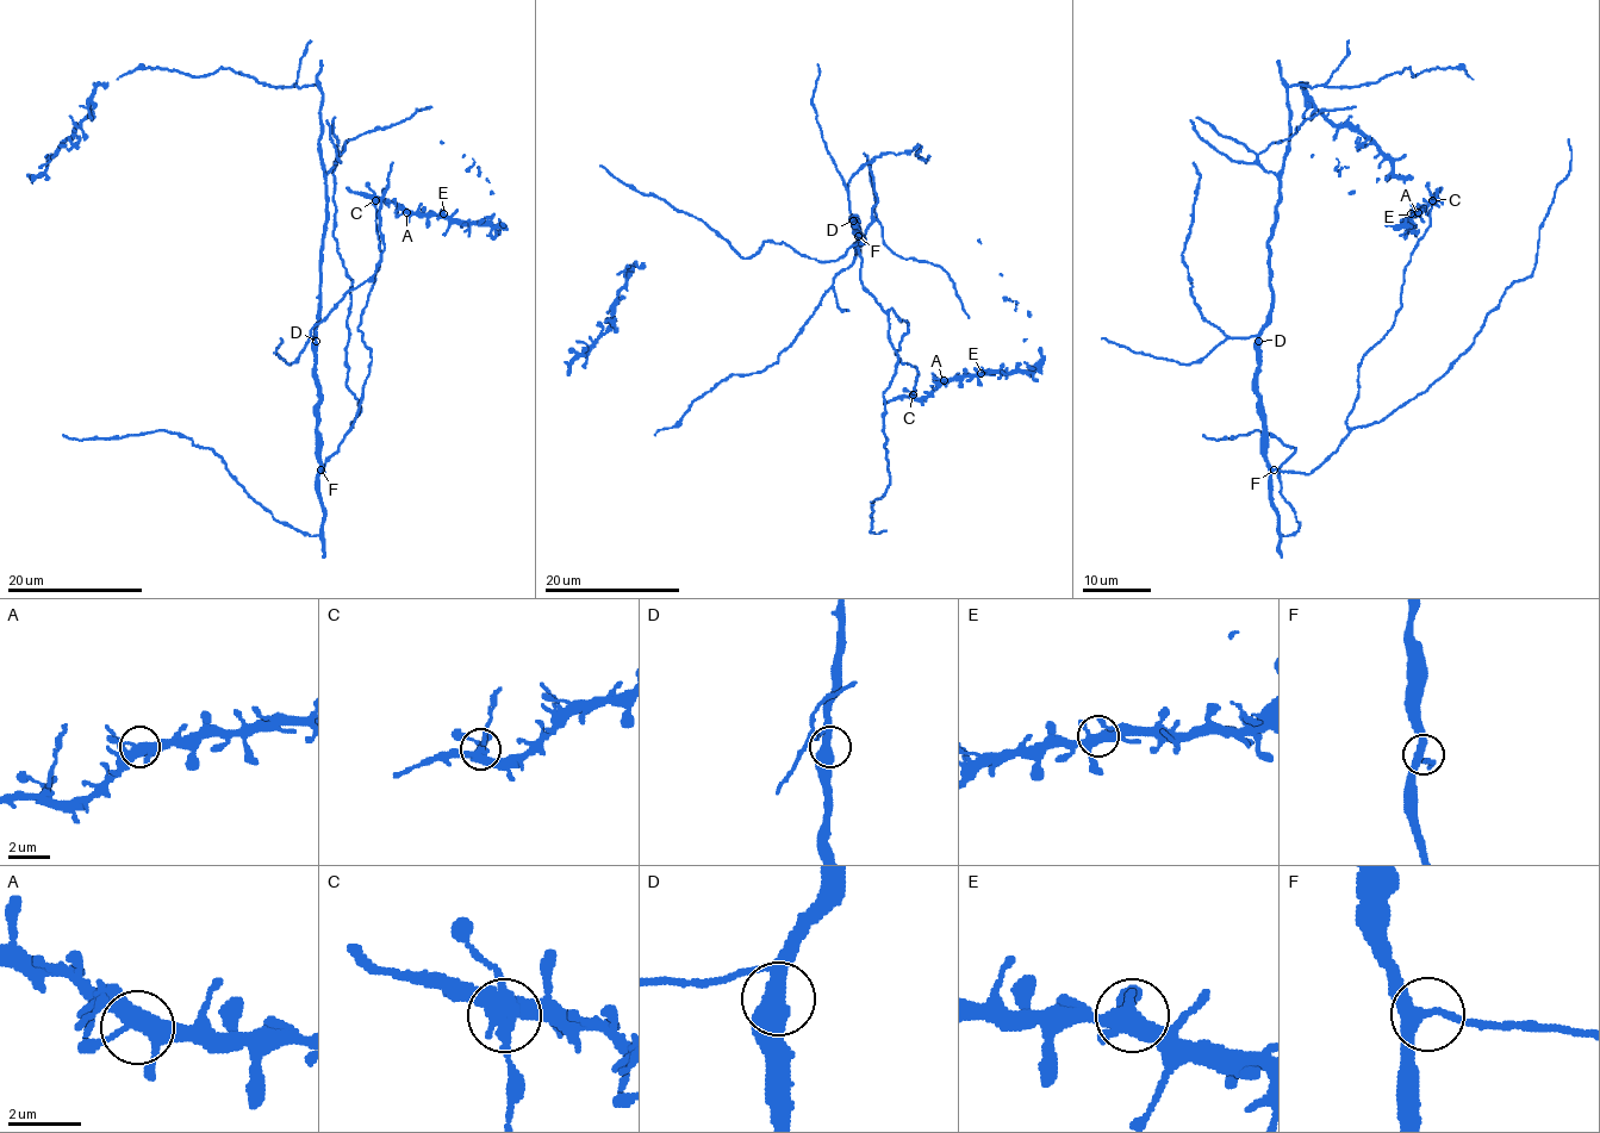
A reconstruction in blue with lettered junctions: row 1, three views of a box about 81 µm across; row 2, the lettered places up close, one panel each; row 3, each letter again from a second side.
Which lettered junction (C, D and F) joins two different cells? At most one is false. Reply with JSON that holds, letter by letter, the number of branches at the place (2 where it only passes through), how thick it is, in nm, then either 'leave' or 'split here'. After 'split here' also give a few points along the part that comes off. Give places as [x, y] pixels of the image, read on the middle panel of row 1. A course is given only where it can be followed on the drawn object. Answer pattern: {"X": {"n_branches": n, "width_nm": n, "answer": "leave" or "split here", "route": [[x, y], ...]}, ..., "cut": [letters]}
{"C": {"n_branches": 4, "width_nm": 400, "answer": "split here", "route": [[913, 394], [916, 398], [929, 397], [952, 380], [1028, 372], [1041, 358], [1040, 348]]}, "D": {"n_branches": 3, "width_nm": 400, "answer": "leave"}, "F": {"n_branches": 3, "width_nm": 320, "answer": "leave"}, "cut": ["C"]}

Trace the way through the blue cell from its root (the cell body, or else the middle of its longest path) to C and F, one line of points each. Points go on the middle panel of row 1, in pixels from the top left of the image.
C: (853, 224), (855, 219), (860, 284), (884, 310), (892, 309), (909, 324), (896, 354), (917, 372), (913, 394)
F: (853, 224), (855, 219), (853, 225), (858, 236)

